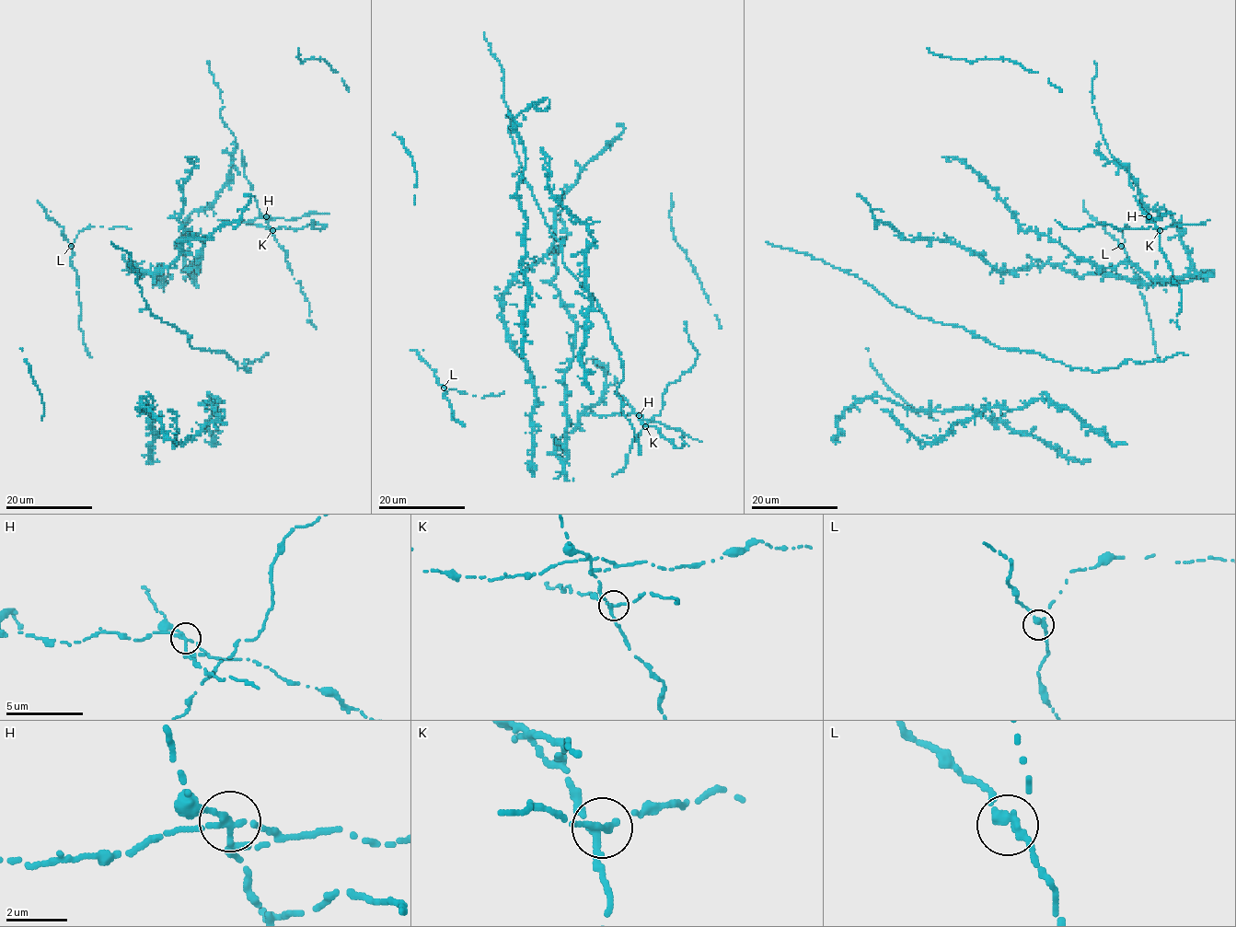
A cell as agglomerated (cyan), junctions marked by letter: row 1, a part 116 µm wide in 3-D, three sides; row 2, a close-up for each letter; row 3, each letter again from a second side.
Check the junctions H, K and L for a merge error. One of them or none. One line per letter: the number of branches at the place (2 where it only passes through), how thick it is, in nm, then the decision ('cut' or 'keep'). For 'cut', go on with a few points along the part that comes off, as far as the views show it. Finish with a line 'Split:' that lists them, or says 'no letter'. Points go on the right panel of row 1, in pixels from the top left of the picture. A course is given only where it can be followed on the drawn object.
H: branches 4; calibre 200 nm; keep
K: branches 4; calibre 240 nm; keep
L: branches 3; calibre 240 nm; keep
Split: no letter

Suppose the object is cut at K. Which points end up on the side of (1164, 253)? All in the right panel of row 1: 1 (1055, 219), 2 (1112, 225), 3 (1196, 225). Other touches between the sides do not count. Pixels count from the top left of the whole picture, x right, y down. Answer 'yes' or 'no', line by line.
1: no
2: no
3: no

